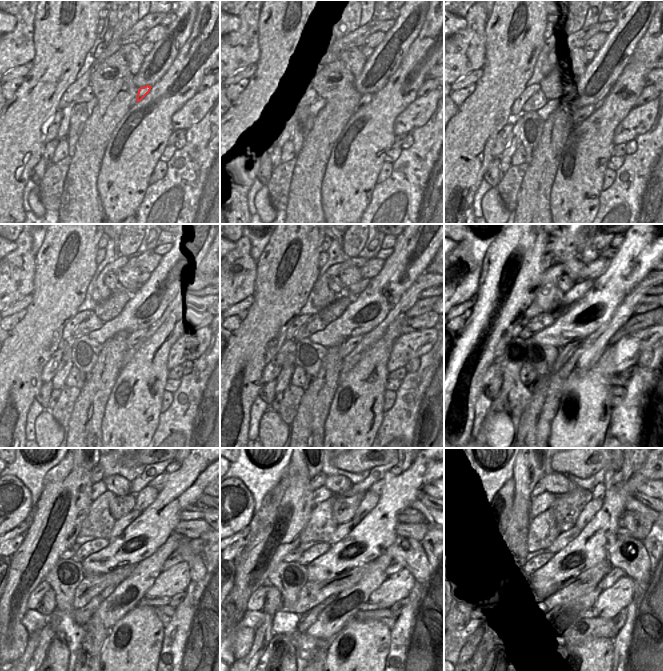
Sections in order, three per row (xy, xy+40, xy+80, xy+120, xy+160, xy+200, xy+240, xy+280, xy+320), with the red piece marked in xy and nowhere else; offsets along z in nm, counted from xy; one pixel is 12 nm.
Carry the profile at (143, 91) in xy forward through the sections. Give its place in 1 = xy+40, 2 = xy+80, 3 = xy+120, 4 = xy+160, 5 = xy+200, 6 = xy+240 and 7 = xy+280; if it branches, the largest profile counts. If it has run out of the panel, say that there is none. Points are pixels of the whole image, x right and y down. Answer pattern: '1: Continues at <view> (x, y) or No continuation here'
1: Continues at xy+40 (365, 99)
2: Continues at xy+80 (587, 106)
3: Continues at xy+120 (135, 337)
4: Continues at xy+160 (351, 343)
5: Continues at xy+200 (570, 348)
6: Continues at xy+240 (81, 616)
7: Continues at xy+280 (306, 620).

